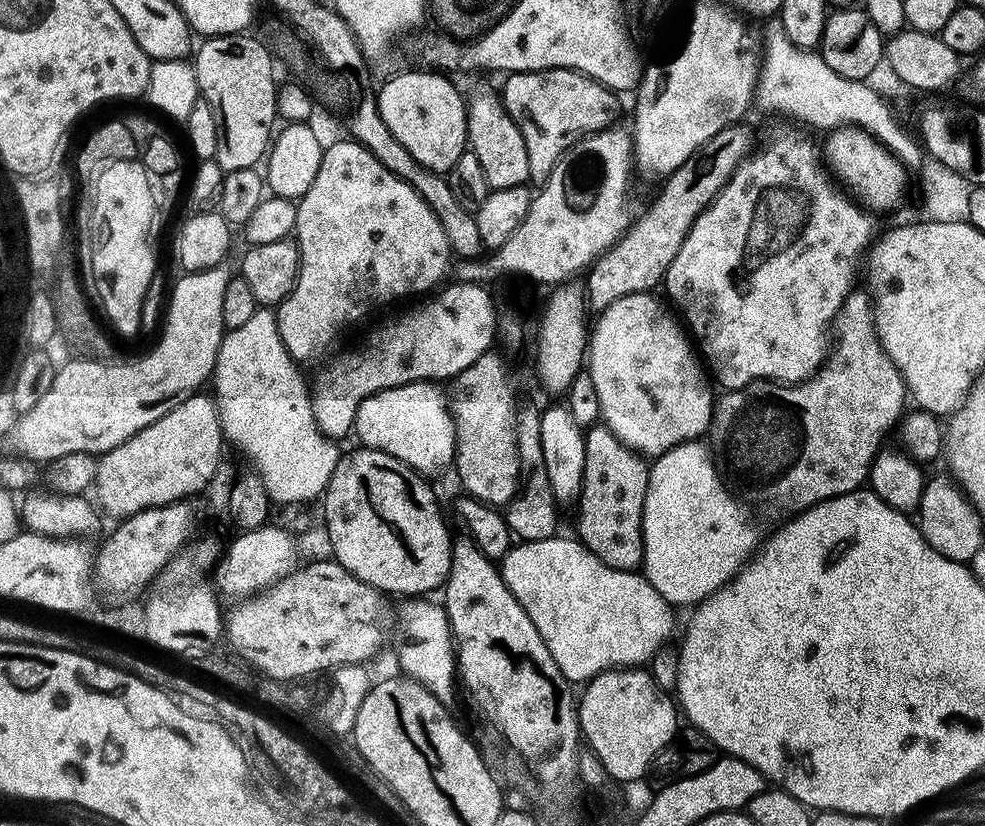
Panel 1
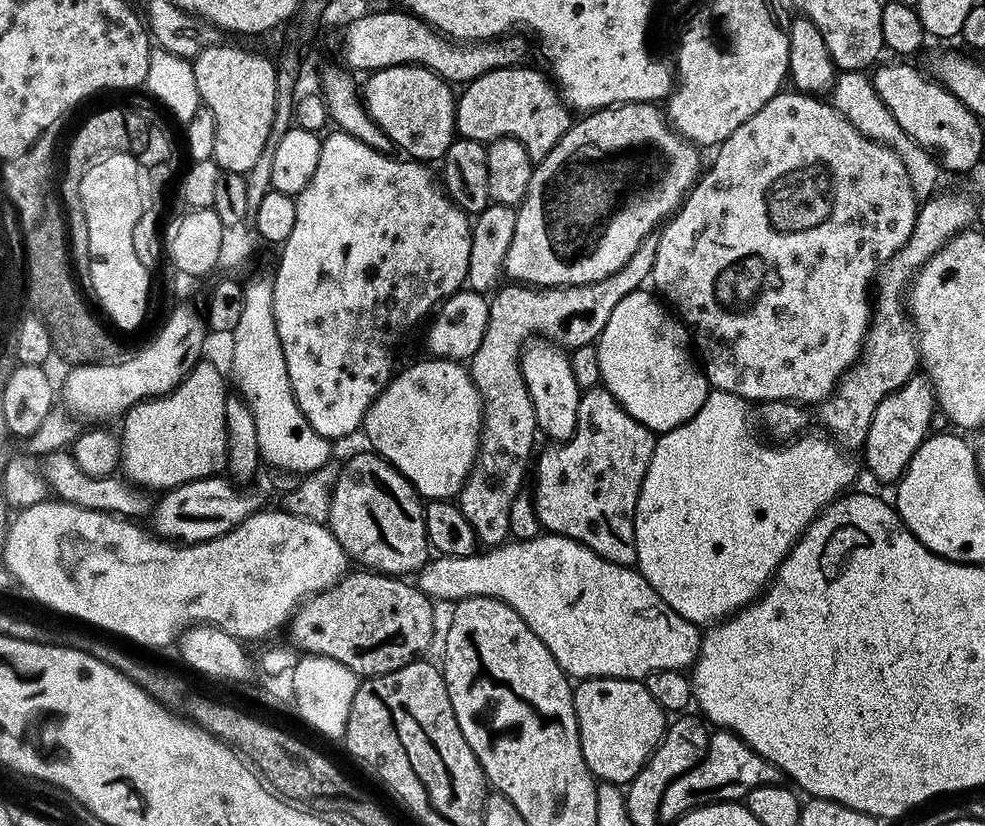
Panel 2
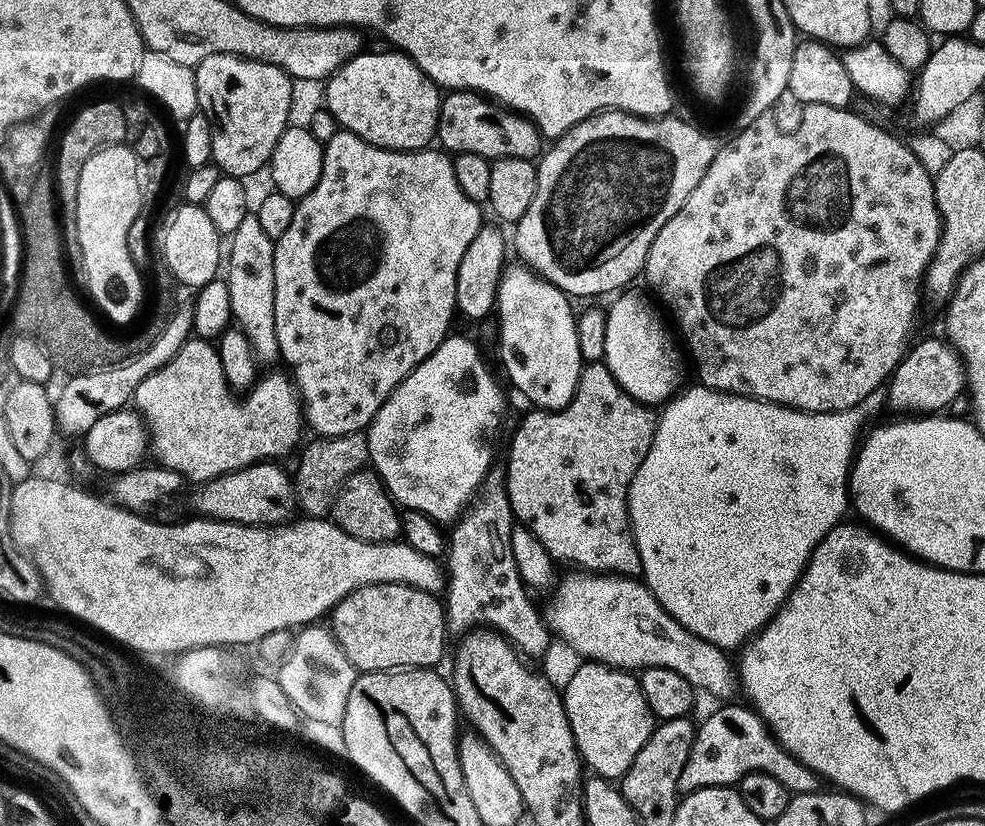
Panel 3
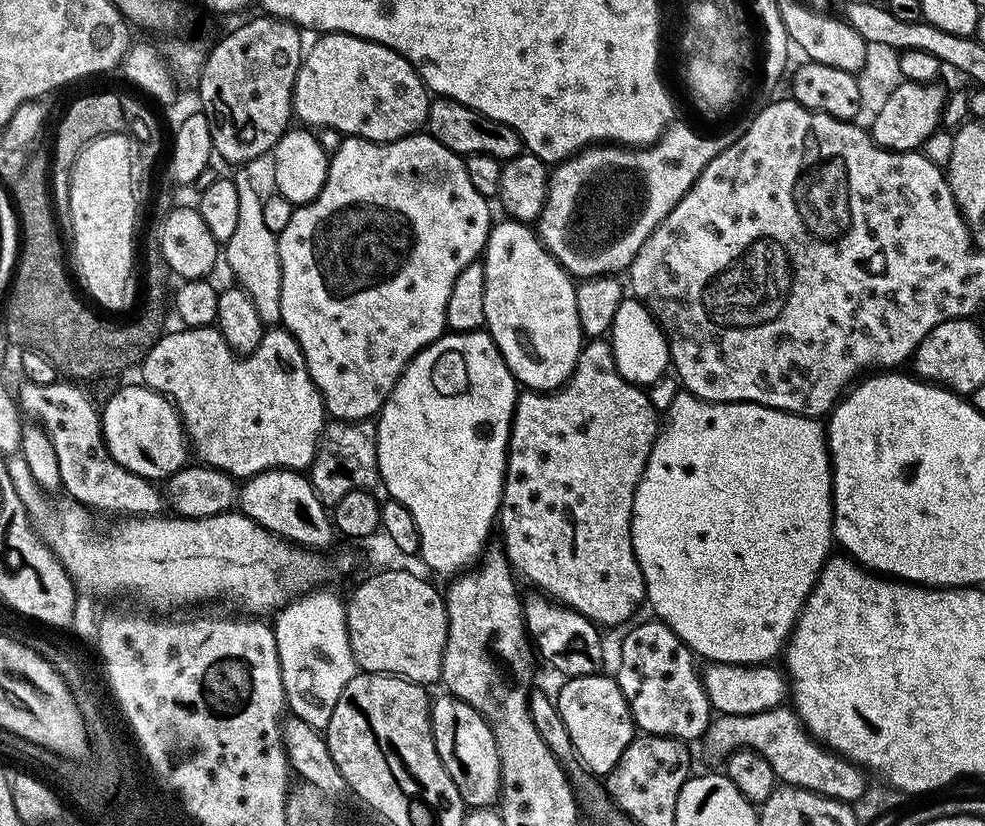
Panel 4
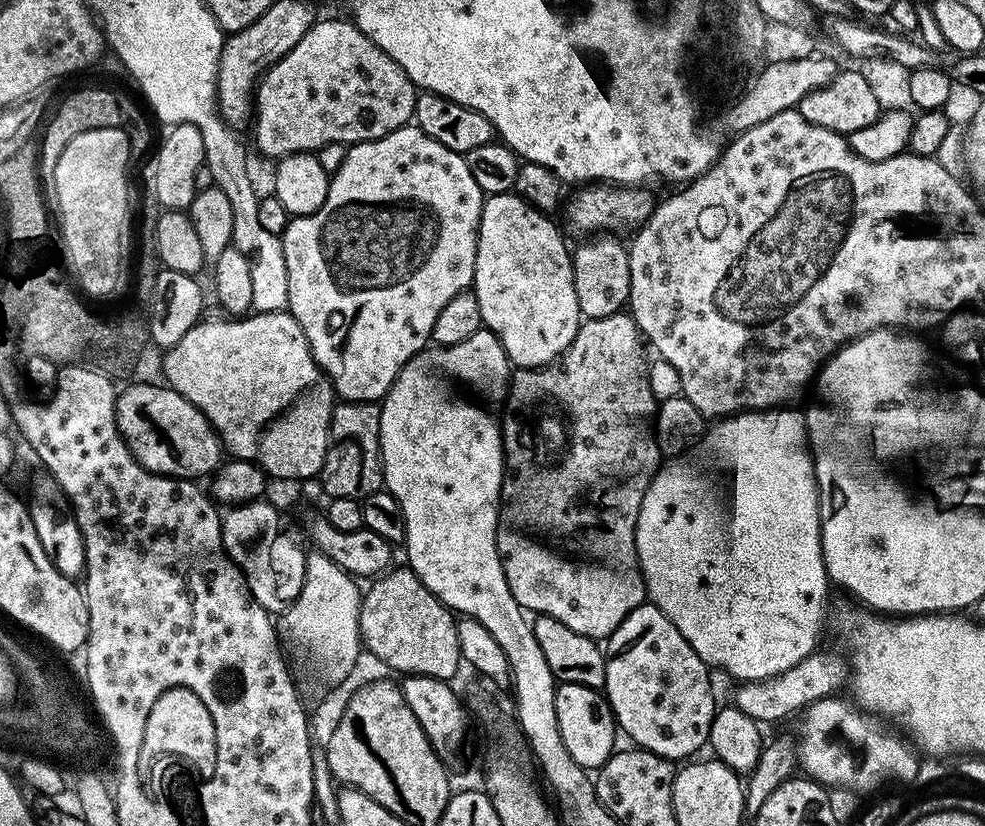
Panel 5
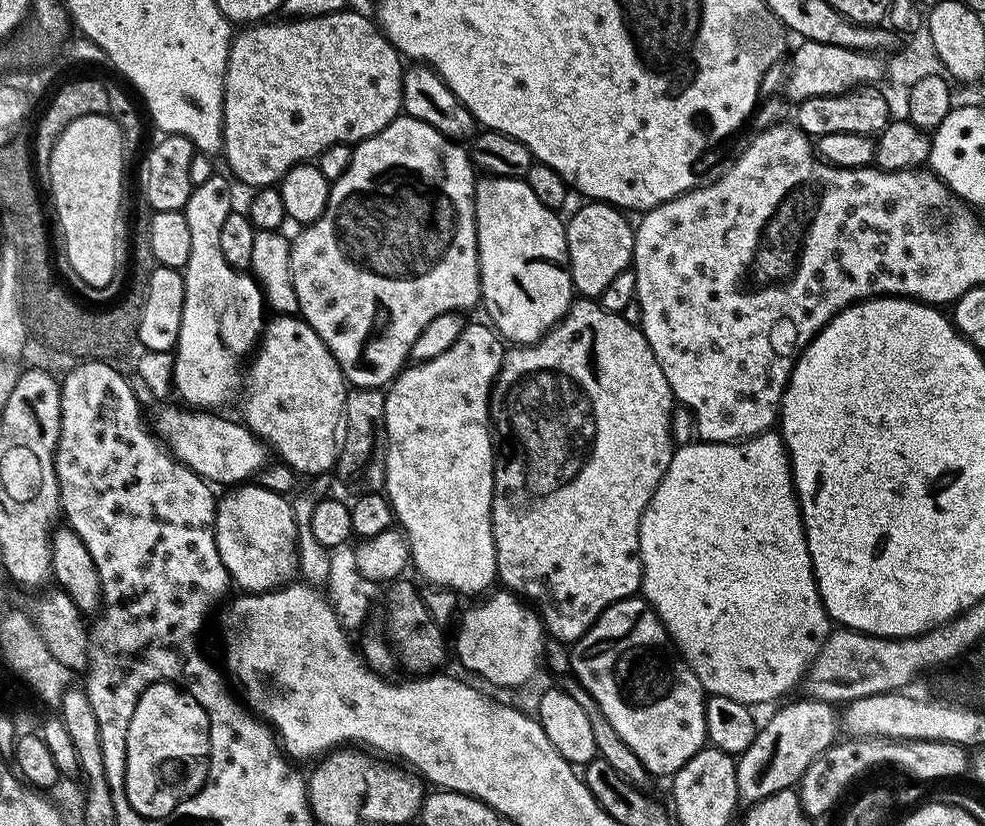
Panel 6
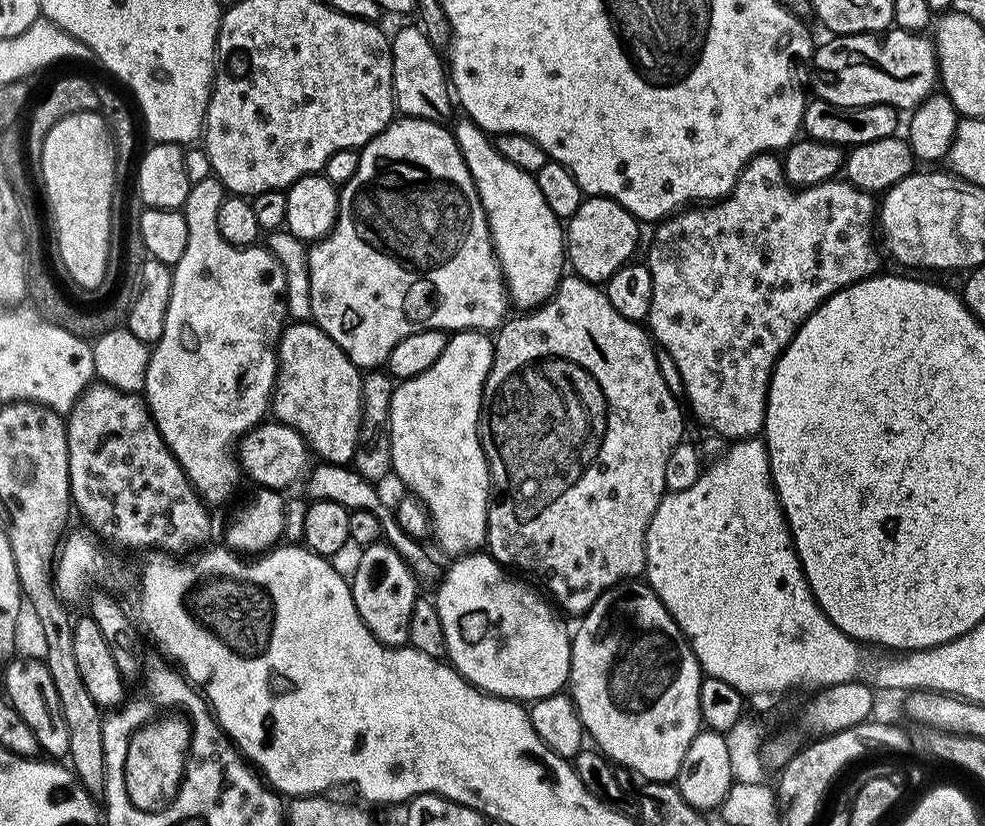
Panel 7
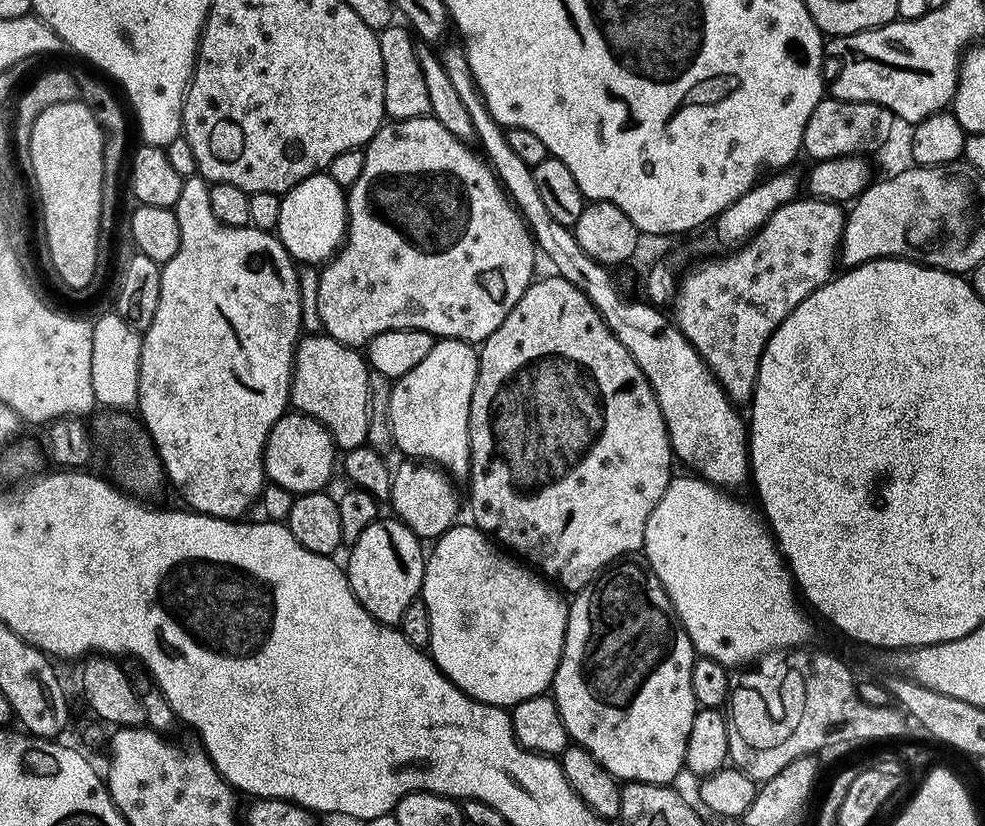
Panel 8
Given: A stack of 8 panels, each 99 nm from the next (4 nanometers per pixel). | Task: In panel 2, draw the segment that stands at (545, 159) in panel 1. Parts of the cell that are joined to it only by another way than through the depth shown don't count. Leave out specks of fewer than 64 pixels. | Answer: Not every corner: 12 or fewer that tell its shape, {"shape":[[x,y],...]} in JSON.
{"shape":[[495,68],[456,96],[456,135],[519,140],[539,162],[574,123],[536,68]]}

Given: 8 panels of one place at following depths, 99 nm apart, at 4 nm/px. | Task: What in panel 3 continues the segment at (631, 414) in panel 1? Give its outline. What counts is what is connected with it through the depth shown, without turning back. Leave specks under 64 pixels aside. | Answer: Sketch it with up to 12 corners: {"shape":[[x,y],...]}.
{"shape":[[642,293],[607,309],[603,363],[641,404],[671,400],[676,344]]}

